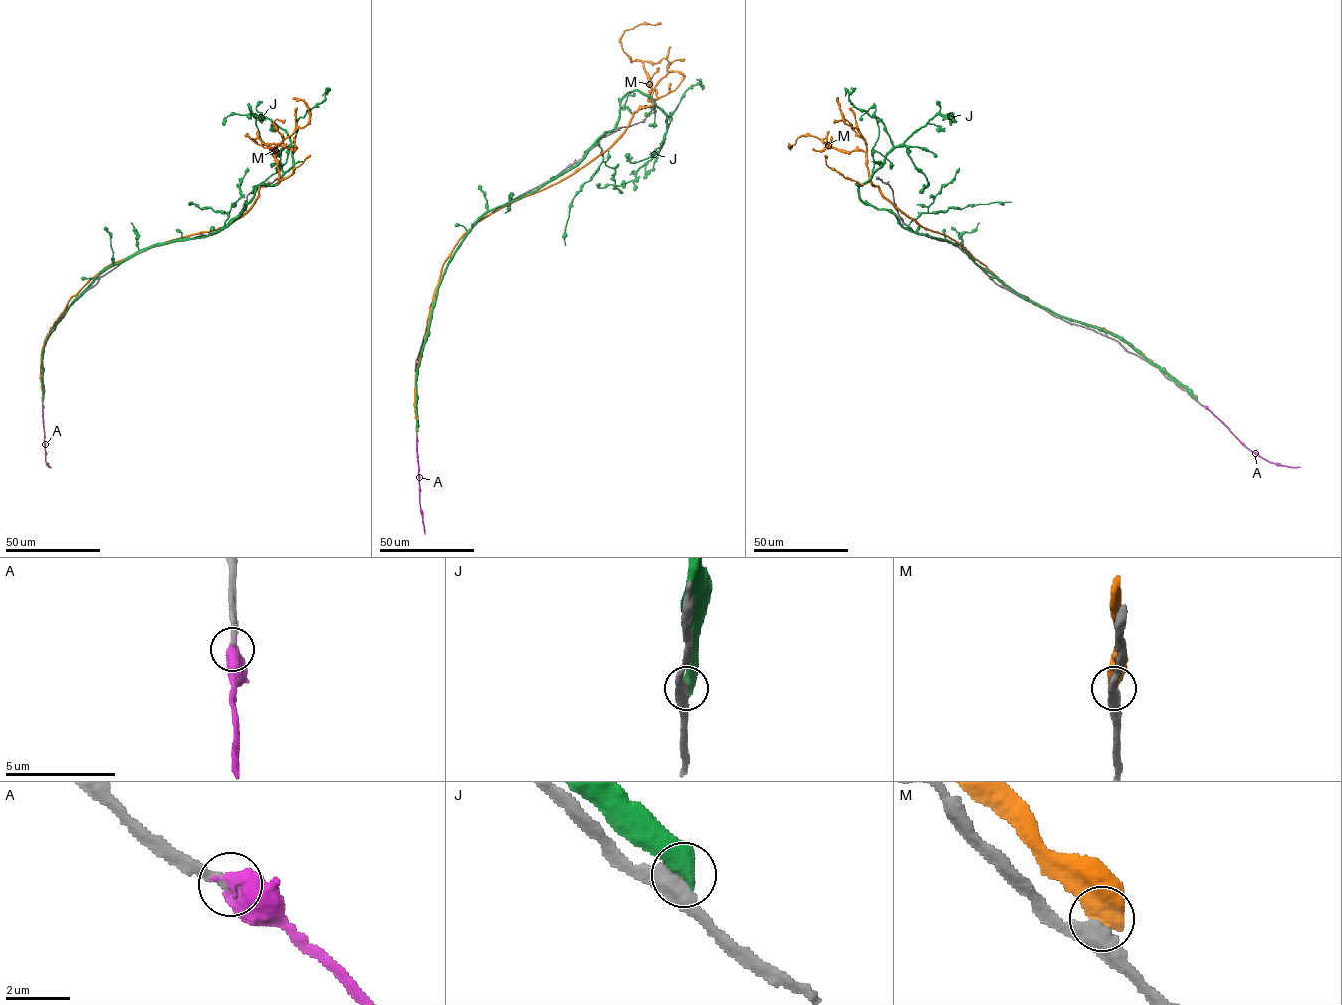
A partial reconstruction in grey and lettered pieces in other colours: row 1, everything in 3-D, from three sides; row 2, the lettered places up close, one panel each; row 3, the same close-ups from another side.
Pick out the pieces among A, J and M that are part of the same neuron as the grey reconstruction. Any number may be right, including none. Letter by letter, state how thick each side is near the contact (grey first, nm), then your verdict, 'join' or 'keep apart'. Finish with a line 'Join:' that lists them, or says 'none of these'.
A: 280 nm thick on the grey side, 600 nm on the other; join
J: 480 nm thick on the grey side, 600 nm on the other; keep apart
M: 440 nm thick on the grey side, 700 nm on the other; keep apart
Join: A

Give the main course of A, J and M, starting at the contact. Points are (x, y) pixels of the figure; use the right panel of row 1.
A: (1205, 406), (1258, 455), (1270, 462), (1299, 467)
J: (1197, 399), (1125, 341), (1024, 299), (959, 244), (860, 197), (856, 184), (934, 116), (952, 114), (950, 125)
M: (1196, 398), (1121, 338), (1035, 305), (959, 243), (907, 217), (870, 181), (862, 150), (808, 135), (788, 143)

